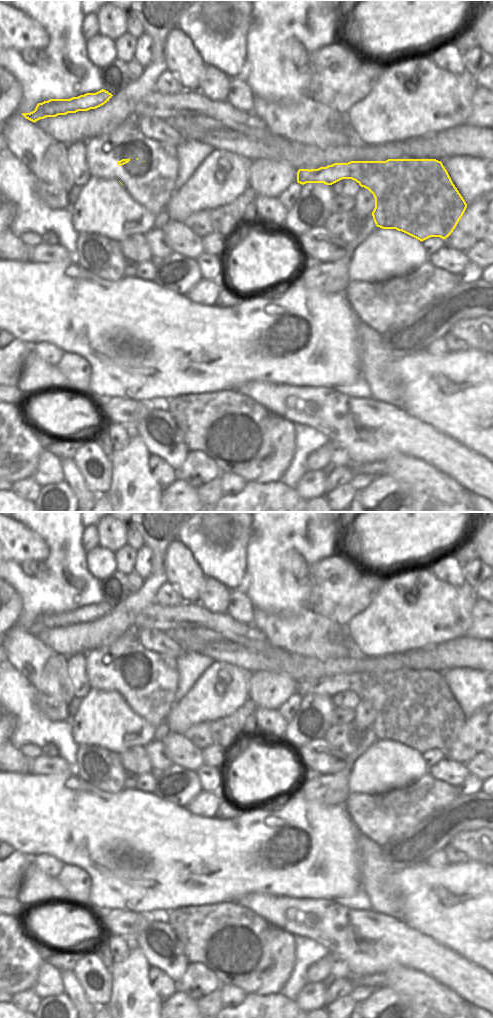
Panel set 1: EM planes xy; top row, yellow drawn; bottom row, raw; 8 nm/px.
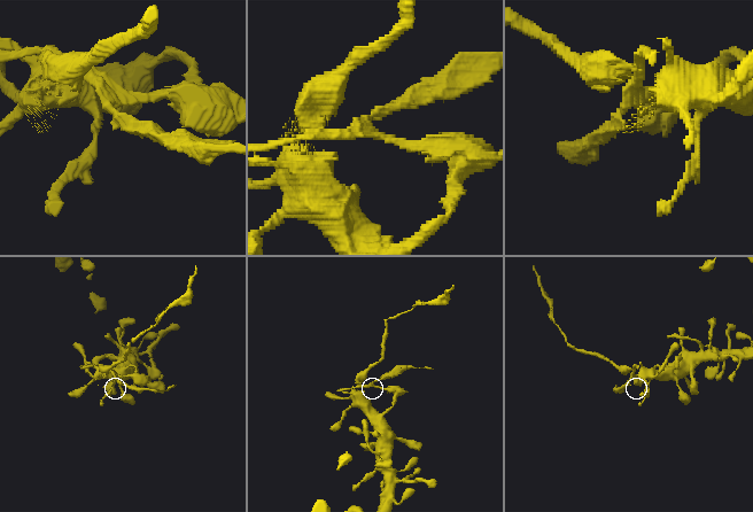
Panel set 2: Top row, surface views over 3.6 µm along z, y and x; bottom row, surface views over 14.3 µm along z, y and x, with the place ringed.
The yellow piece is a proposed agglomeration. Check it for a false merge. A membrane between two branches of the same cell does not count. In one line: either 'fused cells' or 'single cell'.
fused cells

